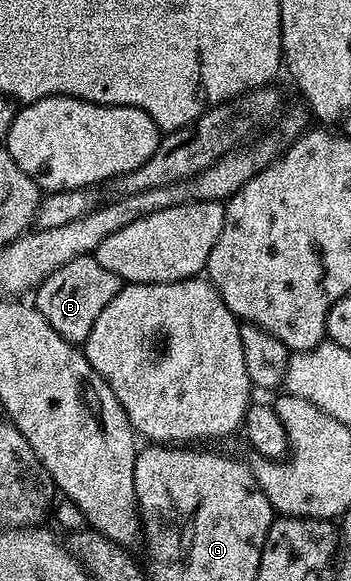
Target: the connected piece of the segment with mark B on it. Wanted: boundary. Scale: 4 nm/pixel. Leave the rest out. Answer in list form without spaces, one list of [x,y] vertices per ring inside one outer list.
[[[81,254],[76,260],[68,260],[52,276],[42,278],[36,291],[36,305],[38,310],[60,332],[64,340],[75,344],[85,343],[86,338],[92,332],[92,324],[108,308],[110,301],[122,291],[122,279],[116,276],[116,272],[108,272],[104,264],[100,264],[89,254]]]

